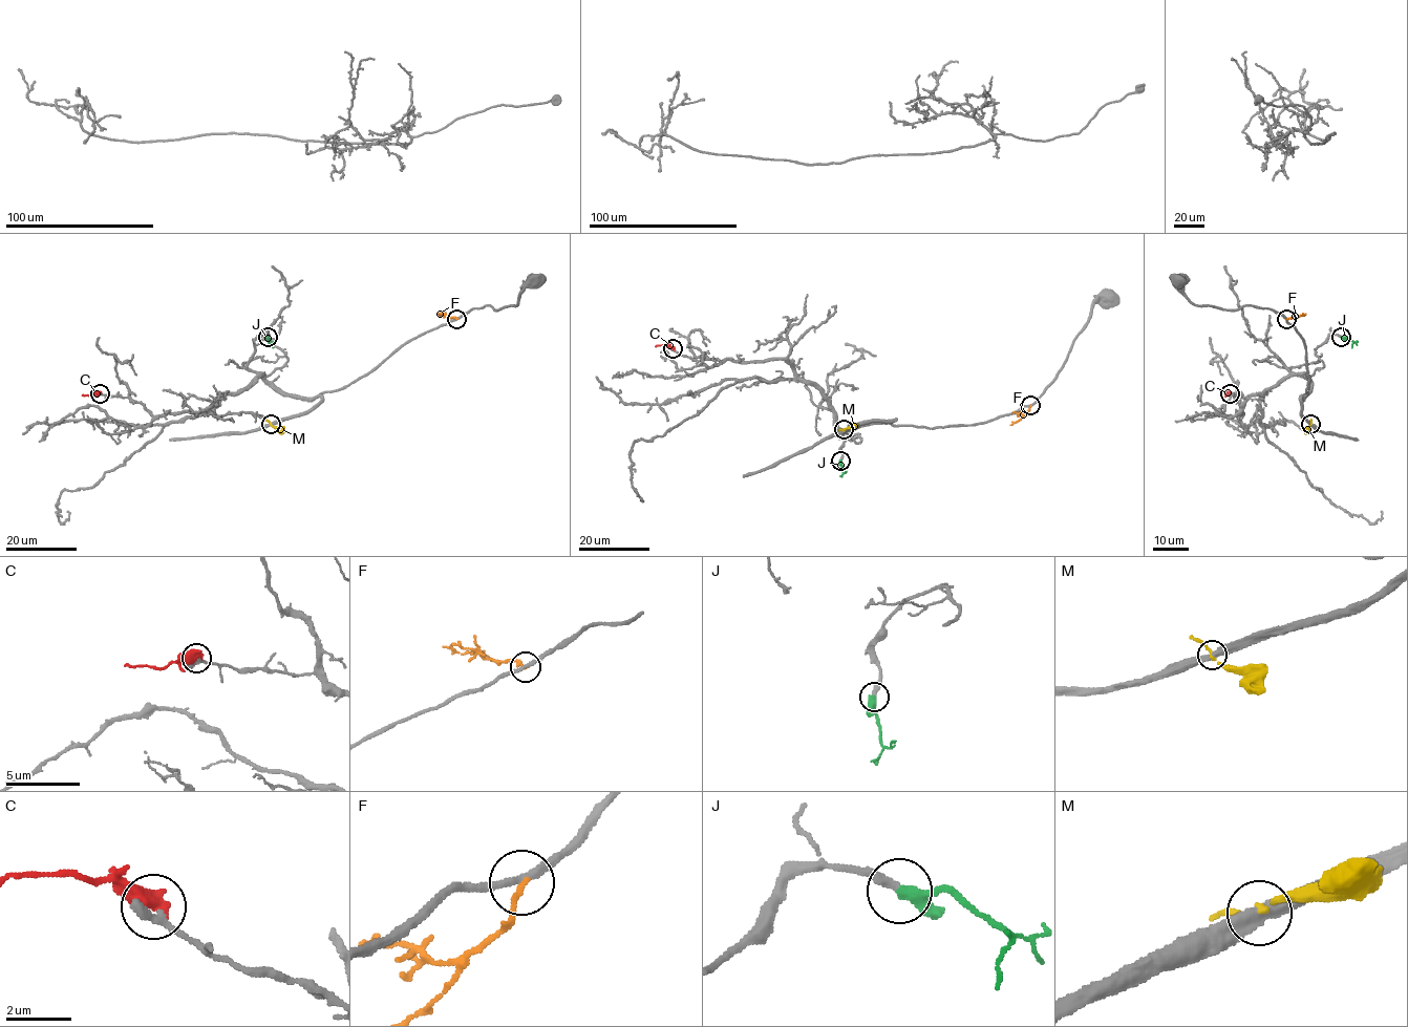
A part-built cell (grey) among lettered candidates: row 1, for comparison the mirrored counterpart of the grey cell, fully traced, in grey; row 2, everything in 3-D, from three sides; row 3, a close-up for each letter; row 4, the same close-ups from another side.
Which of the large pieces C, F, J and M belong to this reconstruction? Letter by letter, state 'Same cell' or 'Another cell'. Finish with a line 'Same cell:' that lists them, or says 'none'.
C: Another cell
F: Another cell
J: Same cell
M: Another cell
Same cell: J

